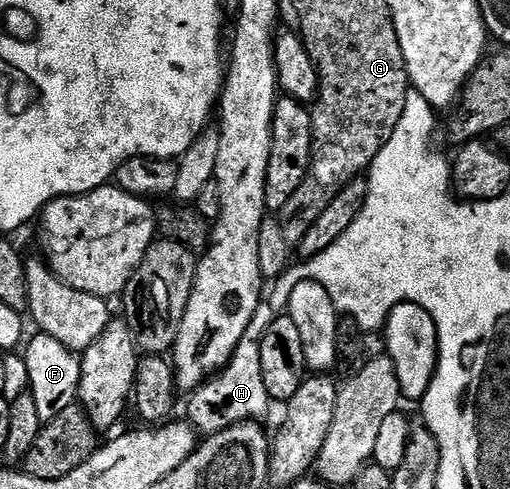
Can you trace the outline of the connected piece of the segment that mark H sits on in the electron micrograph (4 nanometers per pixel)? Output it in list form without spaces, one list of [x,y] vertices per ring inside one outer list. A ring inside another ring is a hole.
[[[268,301],[261,302],[256,307],[247,332],[240,339],[231,362],[224,371],[218,372],[212,379],[206,380],[190,396],[188,420],[194,428],[203,435],[210,436],[215,432],[243,422],[260,420],[272,406],[273,400],[267,393],[263,382],[262,349],[263,335],[275,320],[277,312]]]

